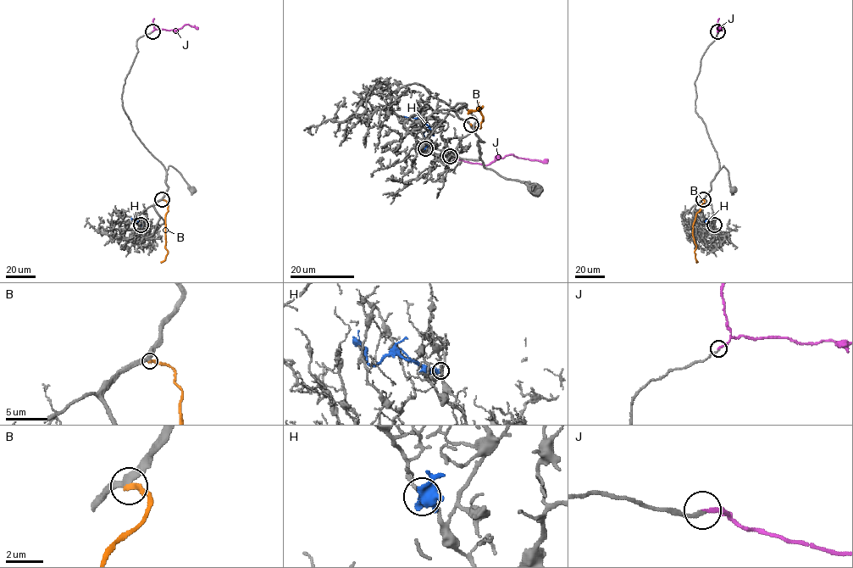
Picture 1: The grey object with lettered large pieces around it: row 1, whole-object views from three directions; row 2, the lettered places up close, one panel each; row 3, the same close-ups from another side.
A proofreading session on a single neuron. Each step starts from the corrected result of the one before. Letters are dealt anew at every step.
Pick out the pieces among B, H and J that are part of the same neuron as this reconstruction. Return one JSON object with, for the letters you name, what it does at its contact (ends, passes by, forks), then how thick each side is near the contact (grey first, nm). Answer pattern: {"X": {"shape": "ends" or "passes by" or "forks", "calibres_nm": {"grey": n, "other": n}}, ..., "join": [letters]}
{"J": {"shape": "ends", "calibres_nm": {"grey": 190, "other": 170}}, "join": ["J"]}

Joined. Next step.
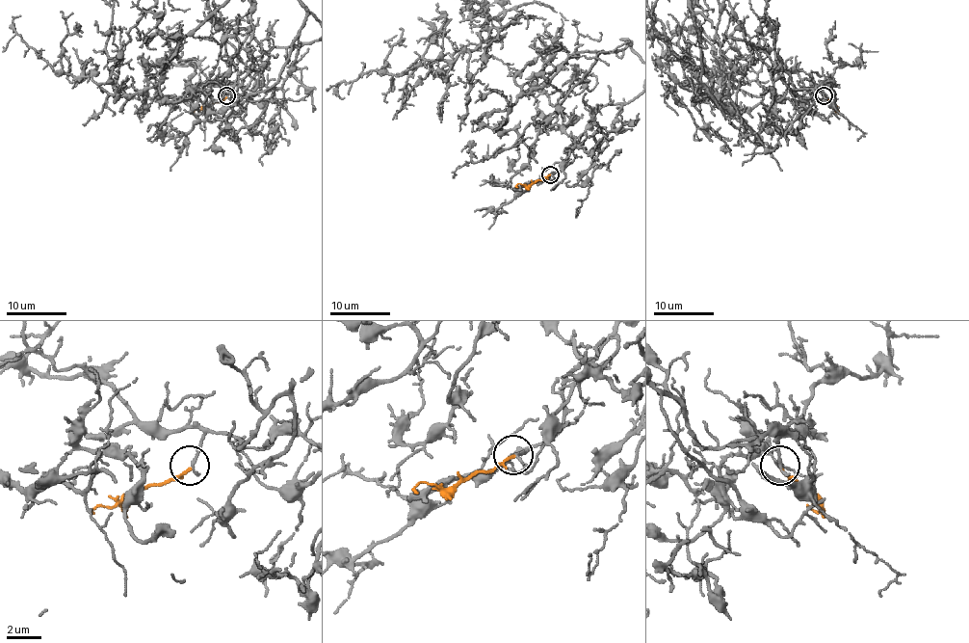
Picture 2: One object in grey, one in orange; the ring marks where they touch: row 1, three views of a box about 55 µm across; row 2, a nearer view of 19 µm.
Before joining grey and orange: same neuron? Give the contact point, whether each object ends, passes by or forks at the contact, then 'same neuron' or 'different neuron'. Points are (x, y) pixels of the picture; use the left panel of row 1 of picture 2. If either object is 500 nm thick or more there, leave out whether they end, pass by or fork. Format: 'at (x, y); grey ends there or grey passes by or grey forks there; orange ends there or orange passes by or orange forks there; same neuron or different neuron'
at (226, 95); grey ends there; orange ends there; same neuron

